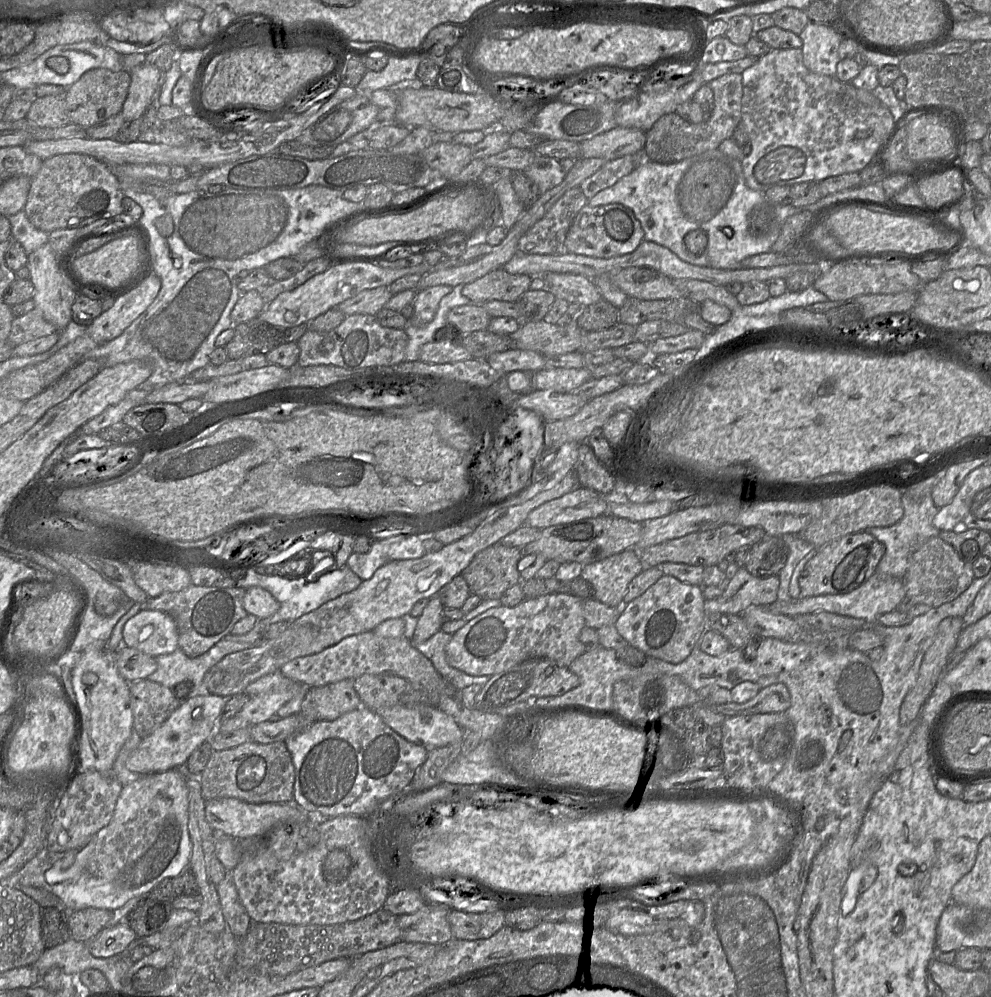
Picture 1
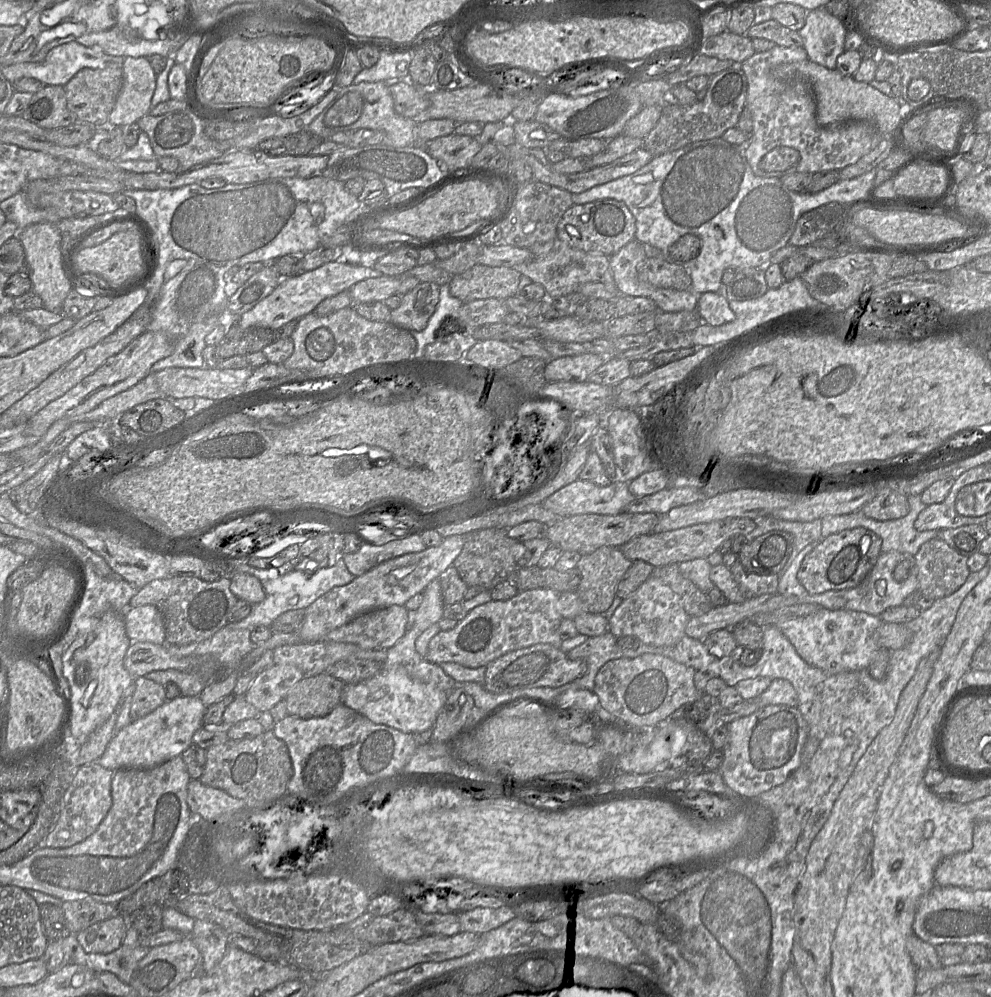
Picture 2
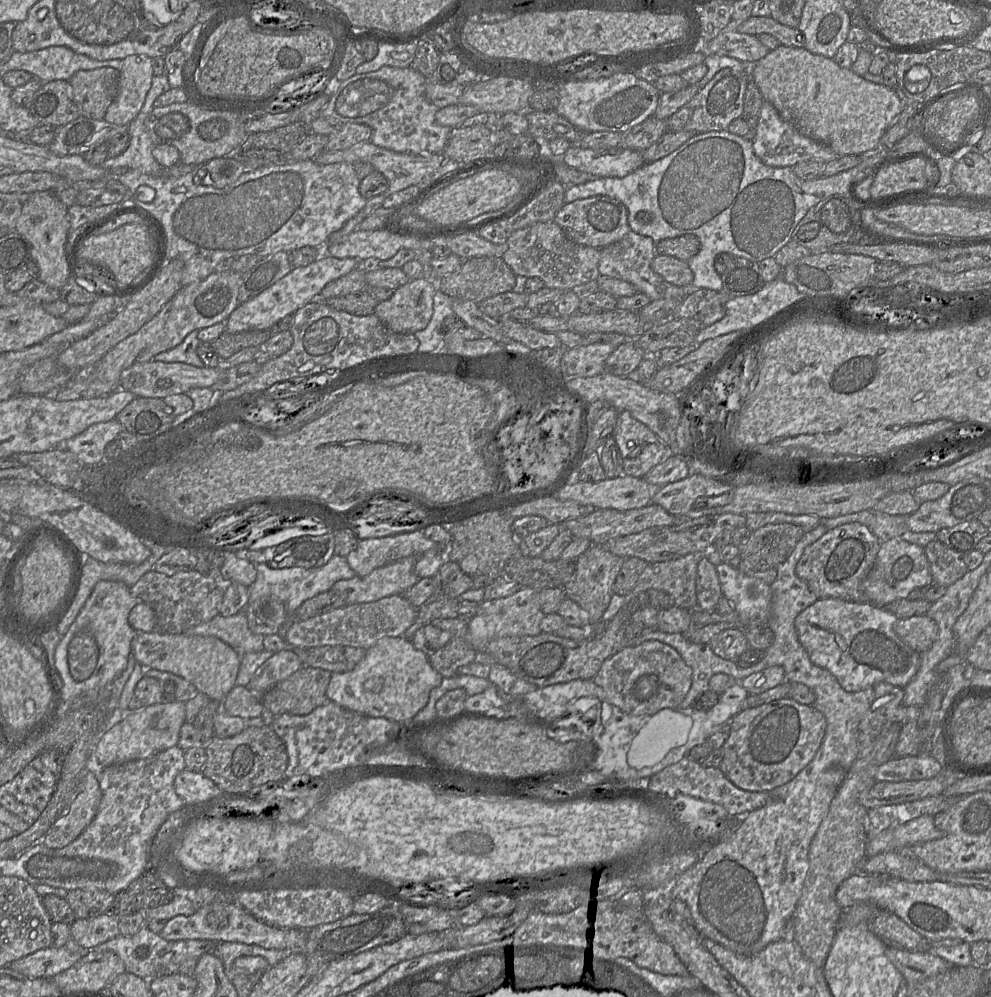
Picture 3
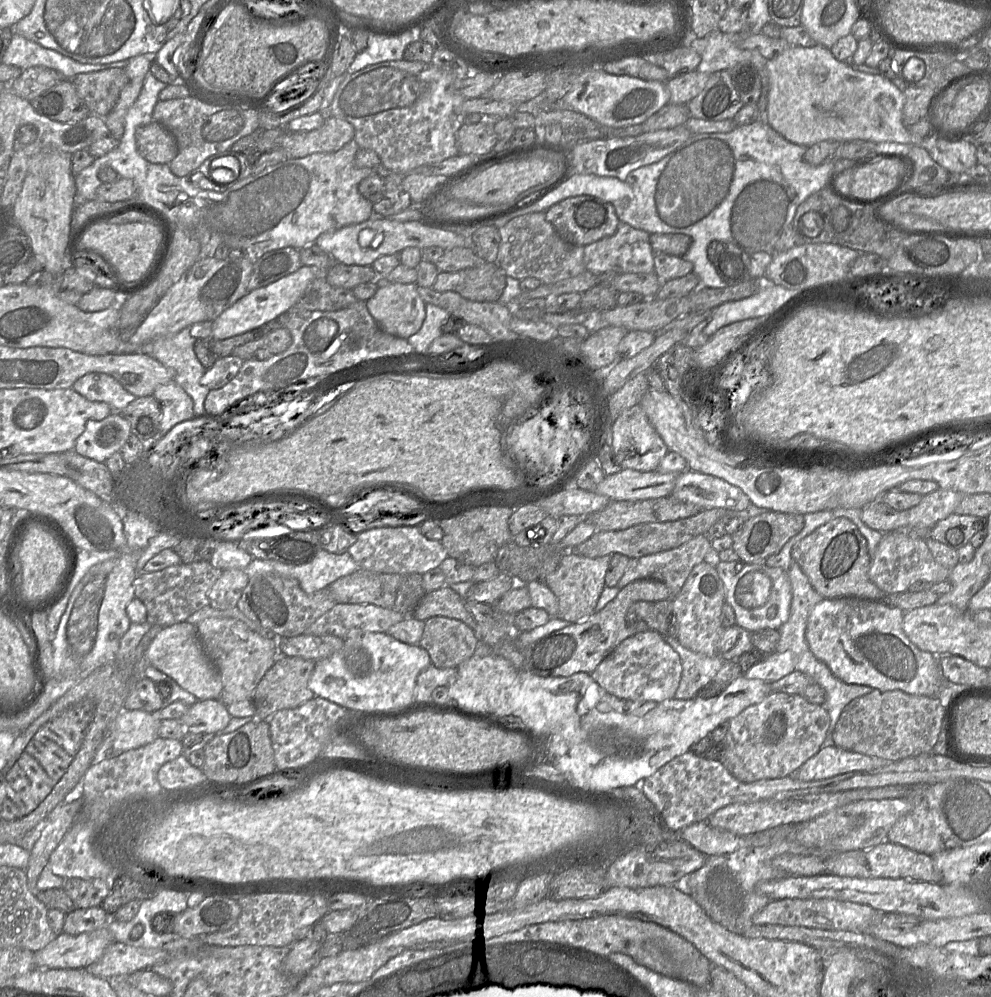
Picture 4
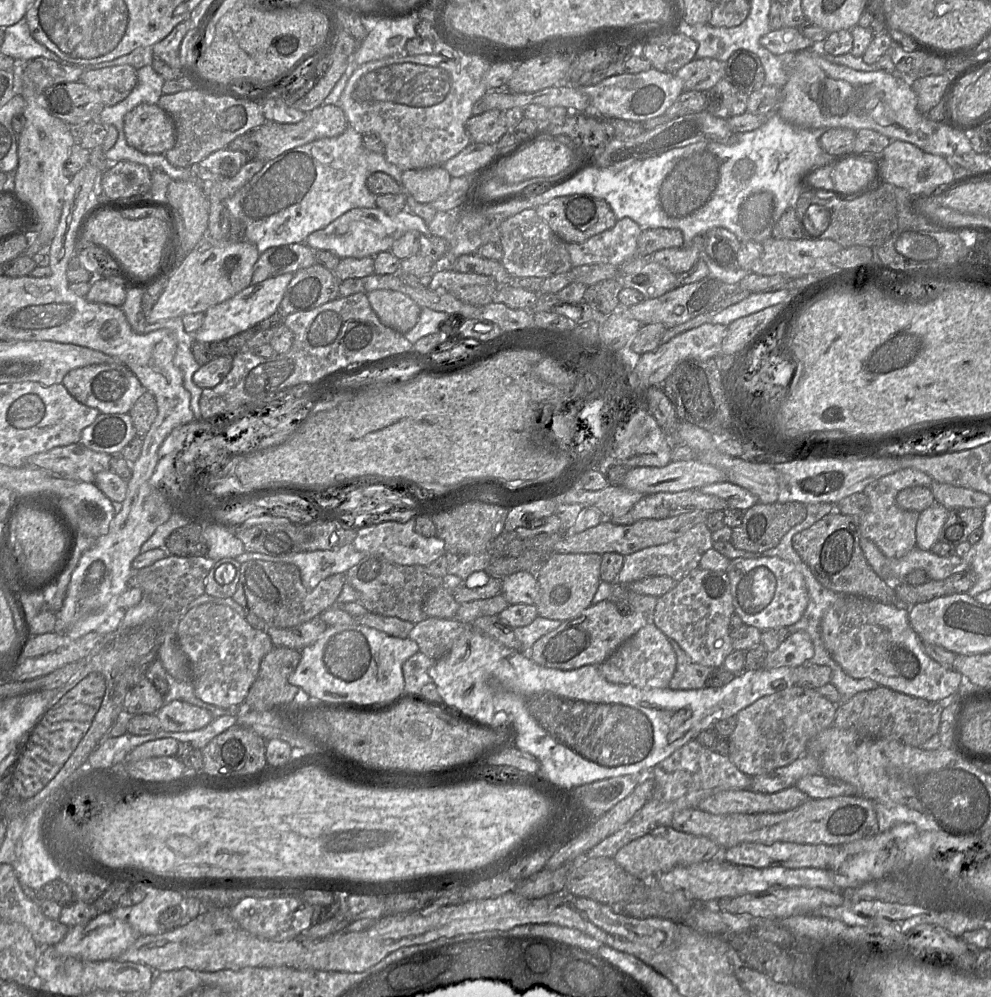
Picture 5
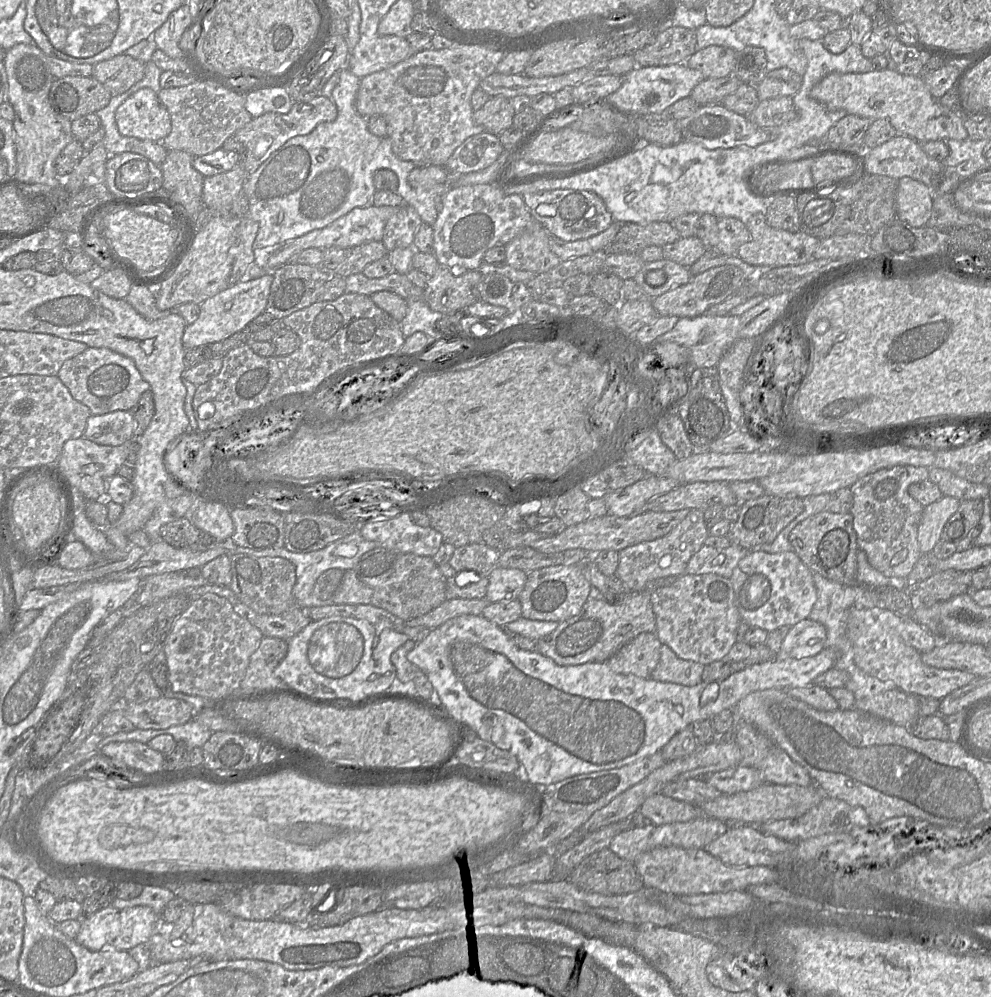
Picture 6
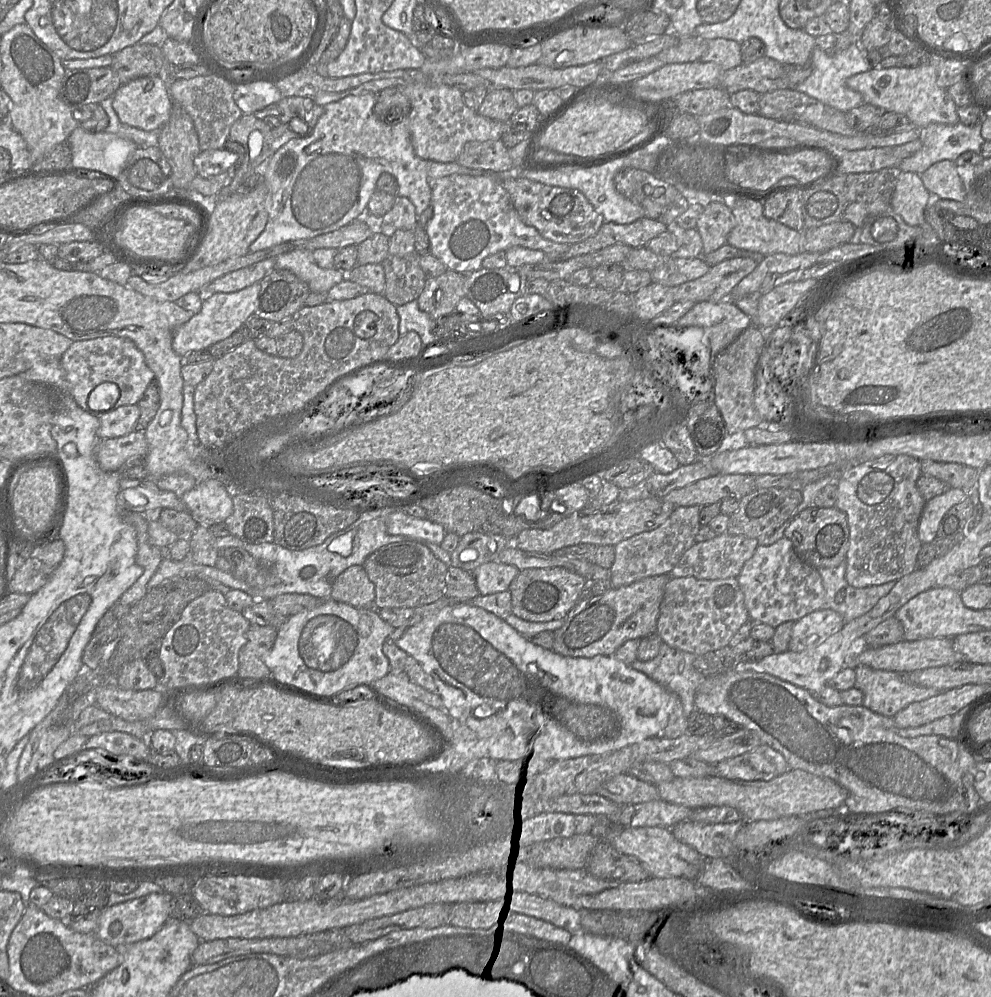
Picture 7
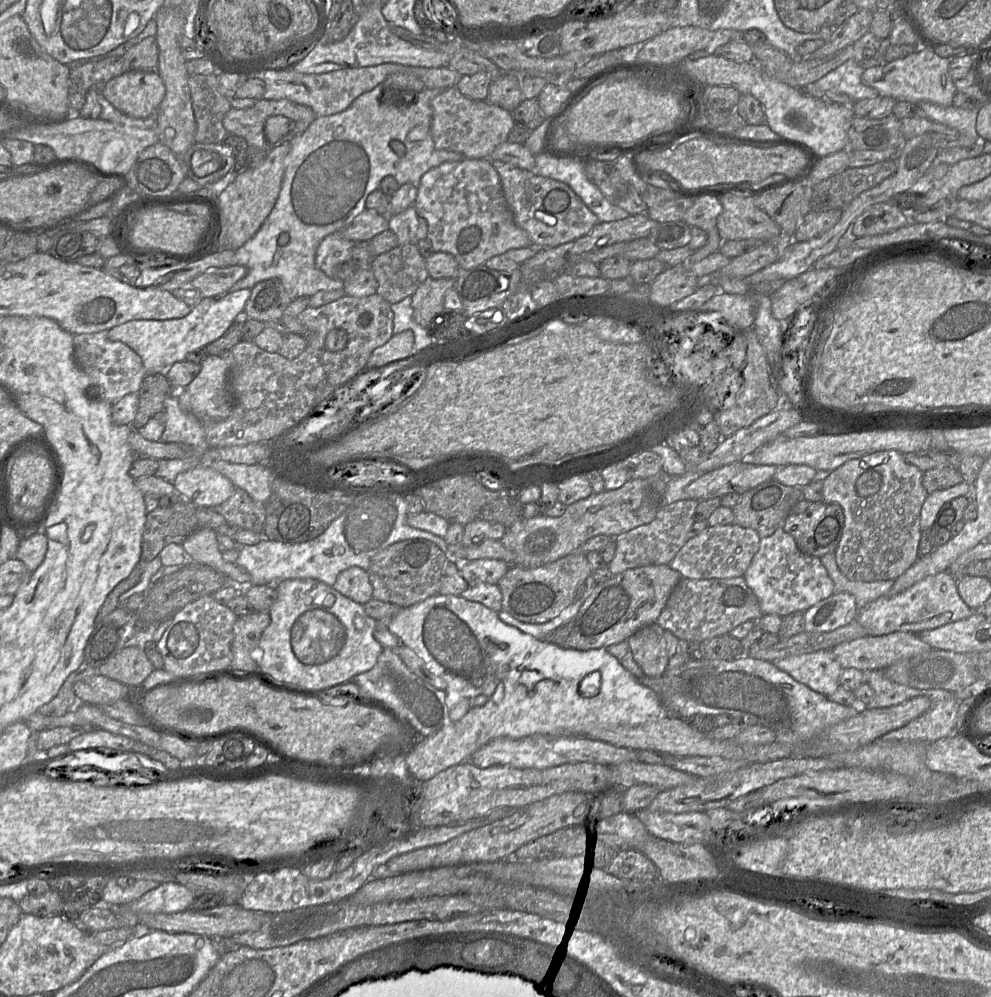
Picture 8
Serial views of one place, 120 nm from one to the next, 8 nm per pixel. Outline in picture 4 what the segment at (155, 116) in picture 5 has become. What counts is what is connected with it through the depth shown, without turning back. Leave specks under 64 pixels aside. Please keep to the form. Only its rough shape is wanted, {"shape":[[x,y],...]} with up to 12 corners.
{"shape":[[155,121],[137,128],[138,152],[150,163],[169,164],[176,138]]}

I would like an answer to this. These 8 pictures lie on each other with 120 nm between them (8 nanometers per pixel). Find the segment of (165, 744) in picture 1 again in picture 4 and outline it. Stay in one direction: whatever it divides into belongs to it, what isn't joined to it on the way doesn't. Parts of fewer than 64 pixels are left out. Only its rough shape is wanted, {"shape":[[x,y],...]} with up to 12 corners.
{"shape":[[123,710],[111,725],[111,755],[158,738],[162,720]]}

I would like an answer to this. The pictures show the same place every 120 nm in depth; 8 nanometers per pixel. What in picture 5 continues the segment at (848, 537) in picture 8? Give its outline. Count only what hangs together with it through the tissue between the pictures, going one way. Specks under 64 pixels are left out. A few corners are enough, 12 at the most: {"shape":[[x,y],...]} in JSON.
{"shape":[[903,468],[867,484],[860,537],[888,559],[916,547],[919,513],[900,508],[907,487],[932,477]]}

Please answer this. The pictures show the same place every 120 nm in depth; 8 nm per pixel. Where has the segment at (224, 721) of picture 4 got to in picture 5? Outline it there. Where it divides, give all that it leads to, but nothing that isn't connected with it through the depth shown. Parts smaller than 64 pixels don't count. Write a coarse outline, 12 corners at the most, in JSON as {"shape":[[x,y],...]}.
{"shape":[[178,700],[155,715],[162,731],[199,730],[214,720],[208,710]]}

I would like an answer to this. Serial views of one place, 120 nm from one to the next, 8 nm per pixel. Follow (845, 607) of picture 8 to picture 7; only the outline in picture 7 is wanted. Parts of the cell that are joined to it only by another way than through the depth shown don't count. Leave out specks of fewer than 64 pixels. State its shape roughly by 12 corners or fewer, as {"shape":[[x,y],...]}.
{"shape":[[820,609],[794,623],[789,650],[815,649],[845,625]]}

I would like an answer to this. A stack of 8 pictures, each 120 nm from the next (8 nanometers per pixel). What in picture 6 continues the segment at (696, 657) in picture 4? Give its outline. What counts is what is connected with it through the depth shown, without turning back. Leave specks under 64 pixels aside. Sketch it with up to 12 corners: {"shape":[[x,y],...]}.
{"shape":[[662,644],[651,677],[694,686],[703,682],[704,666],[679,658]]}

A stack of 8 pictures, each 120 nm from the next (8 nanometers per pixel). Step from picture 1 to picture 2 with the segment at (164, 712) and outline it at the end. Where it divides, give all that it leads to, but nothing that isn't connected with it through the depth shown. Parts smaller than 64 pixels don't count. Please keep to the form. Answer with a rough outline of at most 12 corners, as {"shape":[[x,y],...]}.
{"shape":[[136,677],[130,709],[132,720],[167,701],[164,685]]}

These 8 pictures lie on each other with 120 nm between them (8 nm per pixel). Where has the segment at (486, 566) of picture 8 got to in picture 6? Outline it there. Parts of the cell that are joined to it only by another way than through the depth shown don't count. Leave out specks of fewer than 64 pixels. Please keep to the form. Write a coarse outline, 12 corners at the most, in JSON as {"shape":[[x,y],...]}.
{"shape":[[496,566],[489,572],[485,598],[514,600],[527,573]]}

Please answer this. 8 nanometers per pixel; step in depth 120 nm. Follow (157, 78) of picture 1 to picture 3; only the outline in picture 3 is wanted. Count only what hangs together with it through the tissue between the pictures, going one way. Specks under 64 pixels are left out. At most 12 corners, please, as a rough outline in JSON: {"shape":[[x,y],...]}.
{"shape":[[152,58],[122,60],[104,120],[128,125],[152,84]]}

